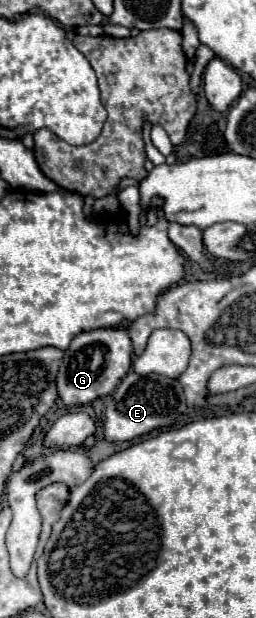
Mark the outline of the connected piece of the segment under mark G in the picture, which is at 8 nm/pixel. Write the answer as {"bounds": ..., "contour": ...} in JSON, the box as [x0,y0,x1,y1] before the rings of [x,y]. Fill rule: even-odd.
{"bounds":[57,320,131,406],"contour":[[[123,320],[115,328],[97,328],[85,330],[77,334],[69,348],[65,350],[65,358],[61,362],[57,374],[57,392],[65,406],[81,406],[91,404],[99,396],[107,396],[115,390],[121,378],[131,370],[131,338],[129,338],[129,320]]]}

